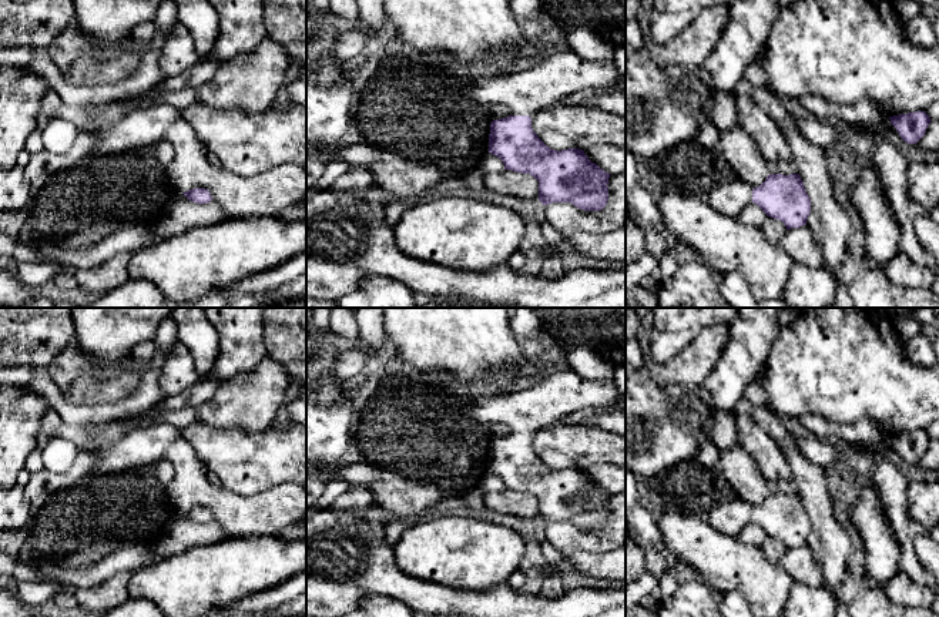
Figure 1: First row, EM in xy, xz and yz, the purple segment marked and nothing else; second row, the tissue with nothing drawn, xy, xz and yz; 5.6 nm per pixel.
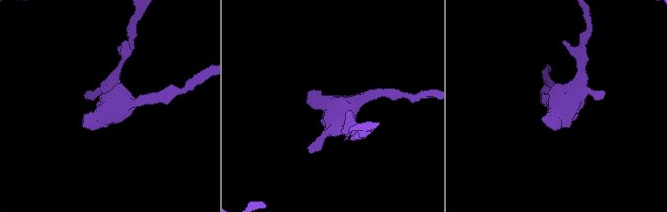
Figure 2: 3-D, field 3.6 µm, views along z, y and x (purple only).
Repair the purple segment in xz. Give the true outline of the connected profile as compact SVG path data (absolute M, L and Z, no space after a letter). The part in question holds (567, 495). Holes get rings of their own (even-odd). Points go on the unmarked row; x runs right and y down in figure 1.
M569 368L561 372L547 372L541 382L524 390L474 398L460 412L479 423L504 423L510 427L509 436L490 442L487 470L503 480L504 489L534 496L539 500L539 520L543 524L570 522L584 530L600 530L608 520L610 493L591 482L583 469L556 470L547 466L533 450L531 435L581 409L611 408L618 398L614 380L590 380Z

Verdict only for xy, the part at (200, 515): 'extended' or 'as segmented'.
as segmented

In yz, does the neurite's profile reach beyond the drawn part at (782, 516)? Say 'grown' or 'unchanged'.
grown

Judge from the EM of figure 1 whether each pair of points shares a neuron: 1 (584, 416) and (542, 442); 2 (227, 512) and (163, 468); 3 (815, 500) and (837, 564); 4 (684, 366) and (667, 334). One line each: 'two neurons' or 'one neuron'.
1: two neurons
2: two neurons
3: one neuron
4: two neurons

